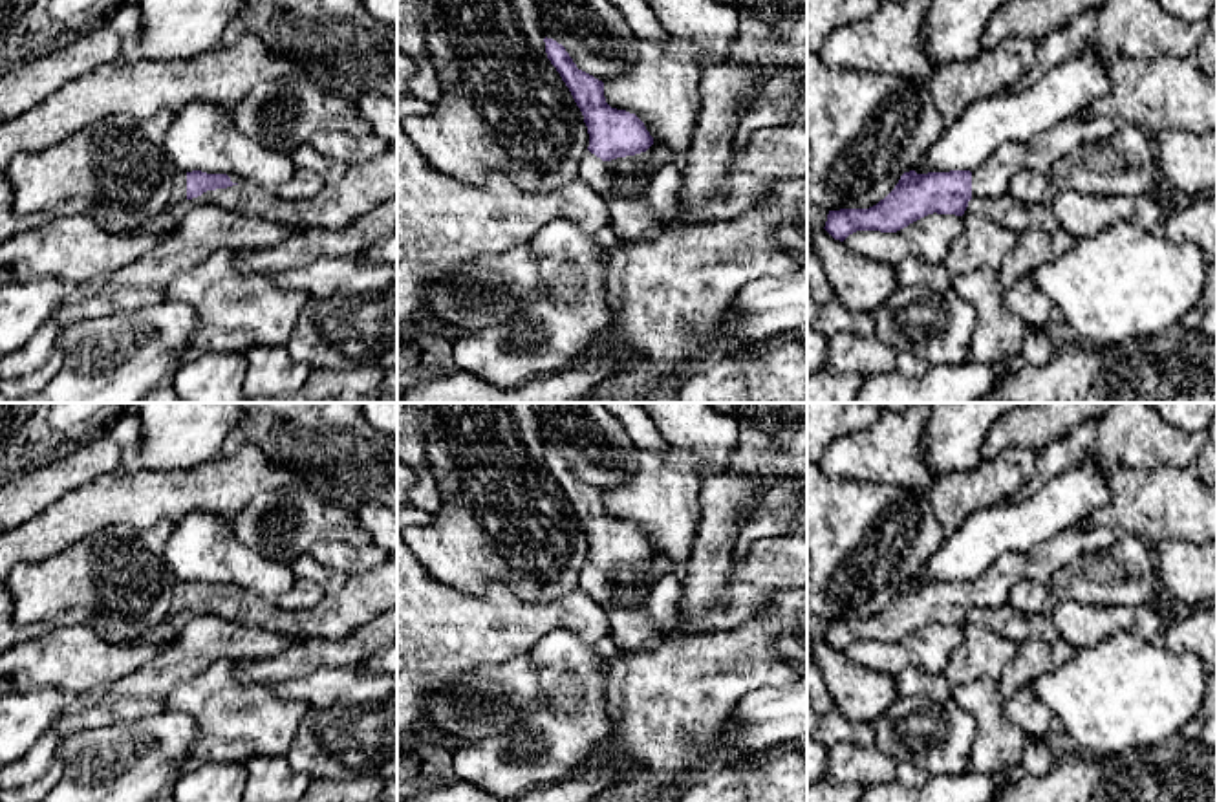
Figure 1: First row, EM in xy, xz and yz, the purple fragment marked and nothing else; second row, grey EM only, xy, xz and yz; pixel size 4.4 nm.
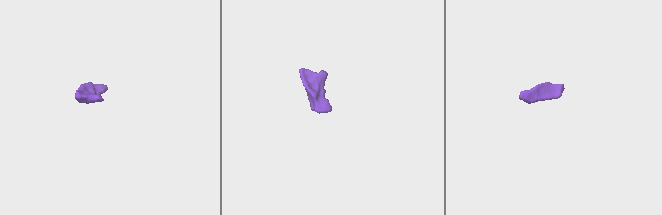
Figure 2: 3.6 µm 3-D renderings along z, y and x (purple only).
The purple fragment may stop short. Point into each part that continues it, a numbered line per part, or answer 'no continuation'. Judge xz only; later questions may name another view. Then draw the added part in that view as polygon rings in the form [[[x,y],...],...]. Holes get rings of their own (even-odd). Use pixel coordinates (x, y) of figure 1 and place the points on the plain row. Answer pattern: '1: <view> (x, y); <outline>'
1: xz (593, 581); [[[589,560],[584,564],[580,571],[578,590],[587,593],[602,608],[617,604],[637,606],[644,599],[644,593],[639,588],[620,588],[611,580],[608,571],[602,571]]]

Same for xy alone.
1: xy (180, 597); [[[179,580],[178,588],[176,588],[176,593],[174,593],[170,617],[179,615],[183,610],[187,610],[187,582]]]

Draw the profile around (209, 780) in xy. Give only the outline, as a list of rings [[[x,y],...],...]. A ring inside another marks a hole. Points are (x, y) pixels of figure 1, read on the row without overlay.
[[[205,760],[188,767],[174,784],[176,802],[243,802],[245,764]]]

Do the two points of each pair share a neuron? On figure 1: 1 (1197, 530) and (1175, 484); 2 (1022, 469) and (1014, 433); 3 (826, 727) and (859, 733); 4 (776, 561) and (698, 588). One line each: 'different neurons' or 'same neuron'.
1: same neuron
2: different neurons
3: same neuron
4: different neurons

